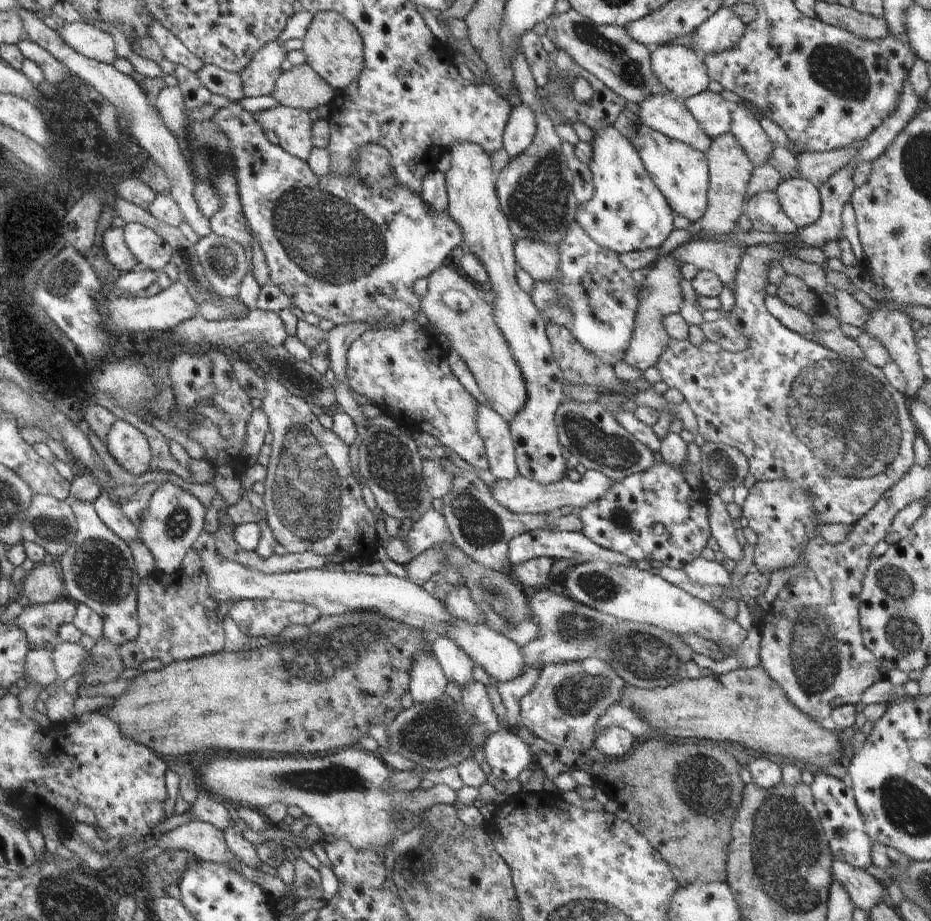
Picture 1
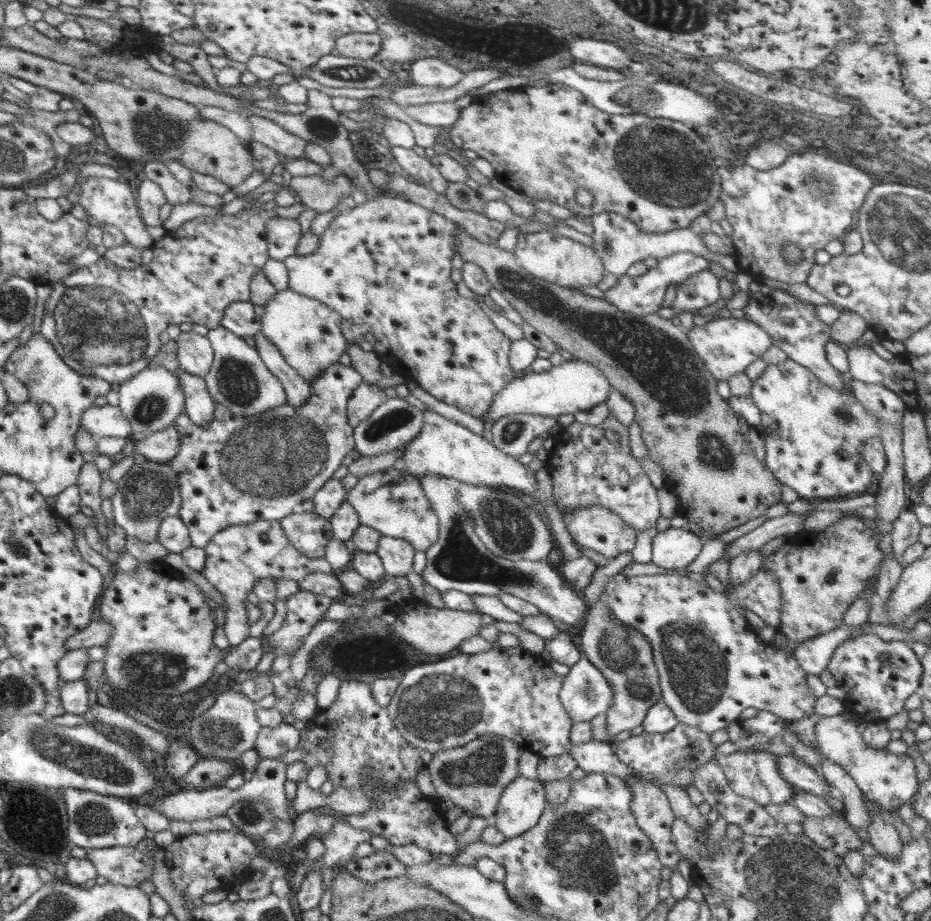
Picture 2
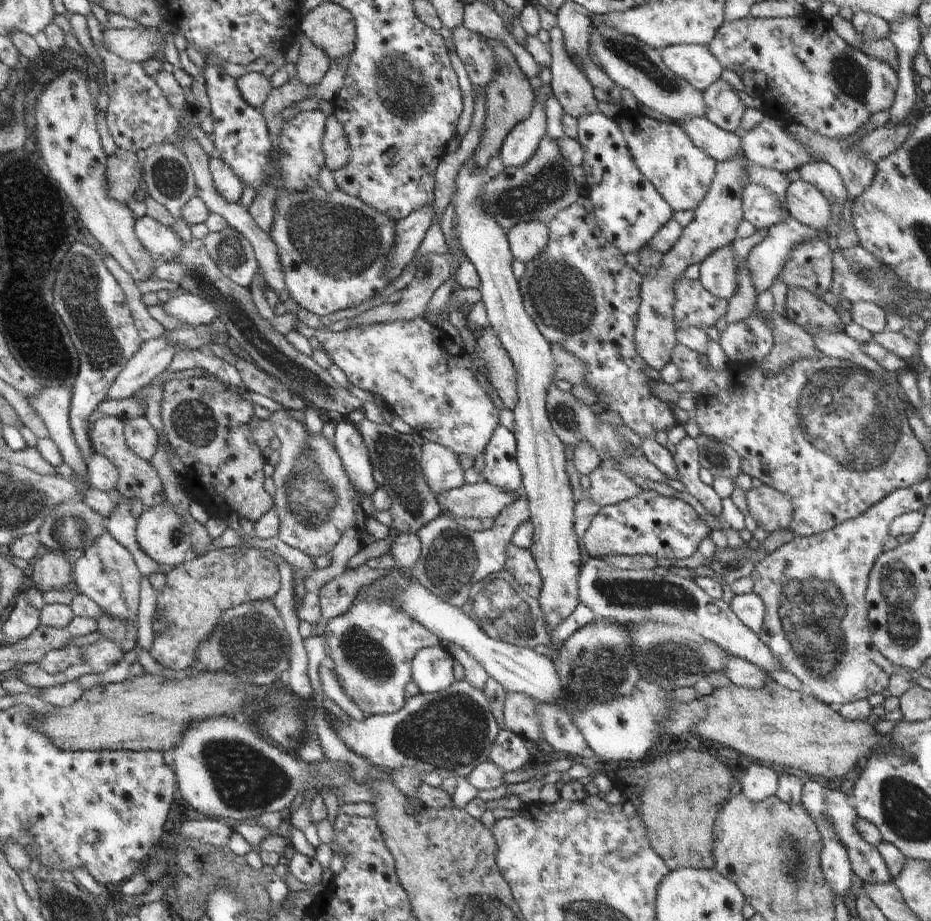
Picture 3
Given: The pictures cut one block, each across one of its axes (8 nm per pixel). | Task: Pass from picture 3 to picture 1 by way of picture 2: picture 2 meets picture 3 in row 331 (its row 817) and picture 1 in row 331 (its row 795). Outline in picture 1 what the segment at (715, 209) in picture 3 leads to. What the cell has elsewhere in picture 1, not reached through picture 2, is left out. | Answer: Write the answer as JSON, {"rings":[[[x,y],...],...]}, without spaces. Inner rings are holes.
{"rings":[[[669,256],[661,257],[645,276],[643,286],[639,288],[641,300],[637,307],[635,326],[629,341],[627,352],[623,355],[623,361],[641,371],[654,367],[667,346],[669,336],[665,332],[663,319],[673,313],[678,313],[683,306],[683,296],[679,283],[684,279],[680,272],[680,266],[673,262]]]}

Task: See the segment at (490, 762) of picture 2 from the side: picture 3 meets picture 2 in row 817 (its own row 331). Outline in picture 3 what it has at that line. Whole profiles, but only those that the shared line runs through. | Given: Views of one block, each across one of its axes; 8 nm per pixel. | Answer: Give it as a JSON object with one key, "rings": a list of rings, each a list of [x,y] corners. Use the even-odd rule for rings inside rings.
{"rings":[[[490,326],[484,328],[482,334],[473,335],[476,338],[474,353],[484,360],[489,383],[494,386],[505,408],[513,412],[519,399],[517,369],[514,368],[514,363]]]}

